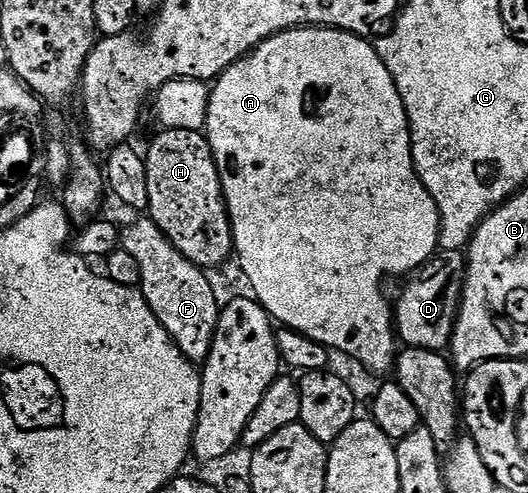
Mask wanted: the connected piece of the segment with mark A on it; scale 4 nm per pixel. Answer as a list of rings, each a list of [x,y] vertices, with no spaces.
[[[299,27],[297,29],[285,29],[284,32],[269,37],[268,40],[258,44],[257,49],[251,49],[246,56],[241,57],[235,65],[228,67],[213,82],[210,90],[210,102],[208,103],[208,119],[206,120],[206,128],[204,130],[208,143],[212,147],[212,155],[214,162],[218,168],[218,174],[222,180],[222,194],[226,197],[226,209],[230,212],[230,226],[234,232],[234,253],[236,261],[242,264],[242,273],[250,280],[253,296],[264,306],[266,312],[279,326],[285,327],[287,330],[294,330],[302,333],[310,340],[314,340],[318,344],[326,346],[330,351],[339,349],[342,353],[347,353],[354,361],[359,361],[366,369],[371,369],[374,373],[386,373],[395,368],[396,365],[396,348],[394,349],[394,341],[396,345],[396,317],[392,312],[392,305],[386,302],[386,297],[382,294],[382,280],[385,277],[394,277],[397,273],[410,273],[413,269],[421,270],[439,252],[438,232],[440,231],[440,223],[442,220],[438,217],[438,208],[432,199],[432,195],[424,187],[424,183],[418,178],[418,172],[414,166],[414,156],[412,155],[412,147],[410,146],[410,124],[408,123],[408,115],[404,103],[400,99],[400,91],[396,87],[396,83],[392,79],[392,75],[388,71],[388,67],[384,67],[384,63],[380,59],[377,48],[373,44],[366,42],[365,36],[357,33],[344,33],[341,29],[327,29],[325,27]]]

